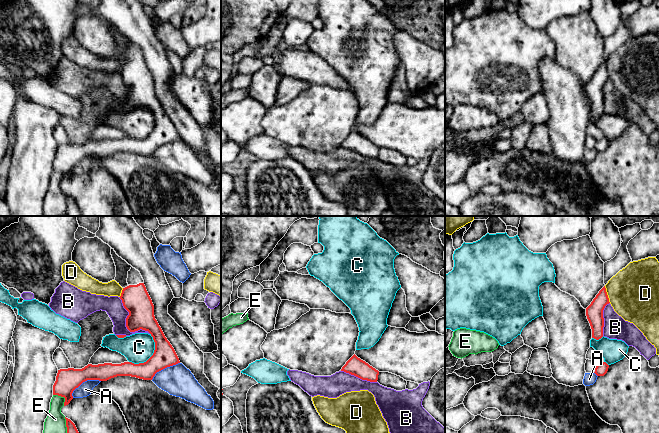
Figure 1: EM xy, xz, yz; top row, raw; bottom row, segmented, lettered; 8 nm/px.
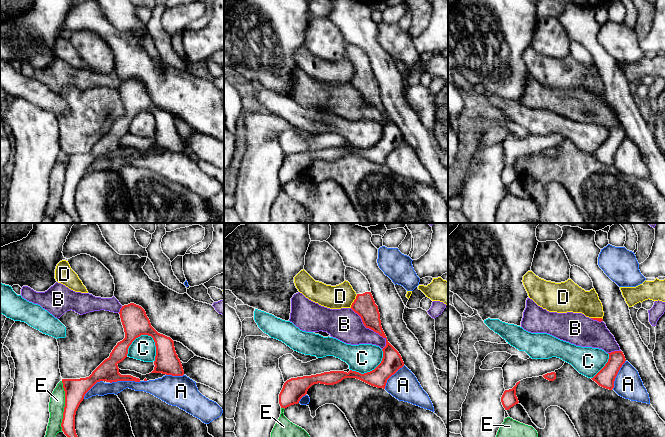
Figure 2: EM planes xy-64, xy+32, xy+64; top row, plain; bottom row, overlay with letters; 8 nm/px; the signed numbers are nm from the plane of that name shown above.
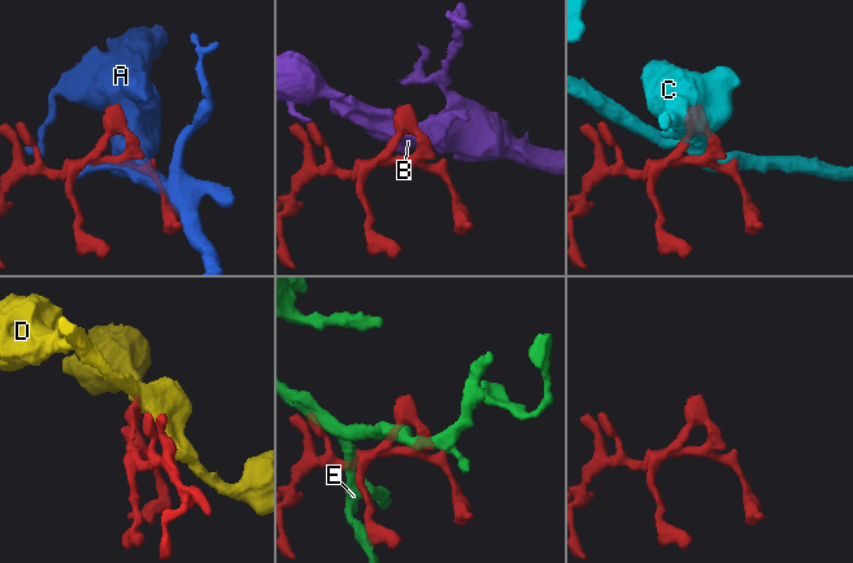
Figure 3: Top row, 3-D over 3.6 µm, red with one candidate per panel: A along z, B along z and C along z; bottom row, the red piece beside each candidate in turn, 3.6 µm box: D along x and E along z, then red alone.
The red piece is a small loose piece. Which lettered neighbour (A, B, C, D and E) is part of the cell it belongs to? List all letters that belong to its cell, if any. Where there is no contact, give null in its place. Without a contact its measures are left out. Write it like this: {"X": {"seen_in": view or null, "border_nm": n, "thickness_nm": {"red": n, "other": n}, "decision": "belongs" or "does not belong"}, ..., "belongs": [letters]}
{"A": {"seen_in": "xy", "border_nm": 280, "thickness_nm": {"red": 190, "other": 110}, "decision": "does not belong"}, "B": {"seen_in": "xy", "border_nm": 380, "thickness_nm": {"red": 220, "other": 150}, "decision": "does not belong"}, "C": {"seen_in": "xy", "border_nm": 300, "thickness_nm": {"red": 180, "other": 240}, "decision": "does not belong"}, "D": {"seen_in": "yz", "border_nm": 140, "thickness_nm": {"red": 140, "other": 400}, "decision": "does not belong"}, "E": {"seen_in": "xy", "border_nm": 130, "thickness_nm": {"red": 190, "other": 180}, "decision": "does not belong"}, "belongs": []}

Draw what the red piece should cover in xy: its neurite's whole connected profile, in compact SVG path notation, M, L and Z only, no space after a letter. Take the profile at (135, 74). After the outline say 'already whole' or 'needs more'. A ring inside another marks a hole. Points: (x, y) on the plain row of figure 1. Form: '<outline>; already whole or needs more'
M131 43L128 47L128 62L123 64L120 75L129 88L126 103L130 108L140 105L148 107L155 118L153 131L144 139L88 140L82 145L60 145L53 161L53 171L65 174L64 182L73 175L72 169L87 156L107 157L117 152L131 152L152 156L155 150L167 143L180 139L179 134L165 113L154 92L154 81L138 46Z; needs more

